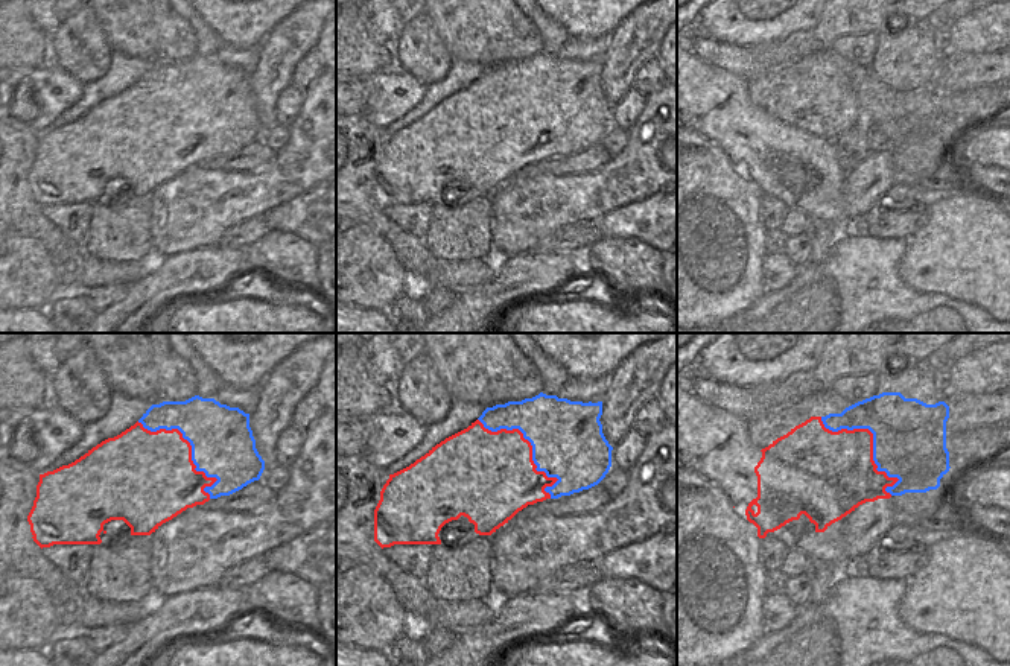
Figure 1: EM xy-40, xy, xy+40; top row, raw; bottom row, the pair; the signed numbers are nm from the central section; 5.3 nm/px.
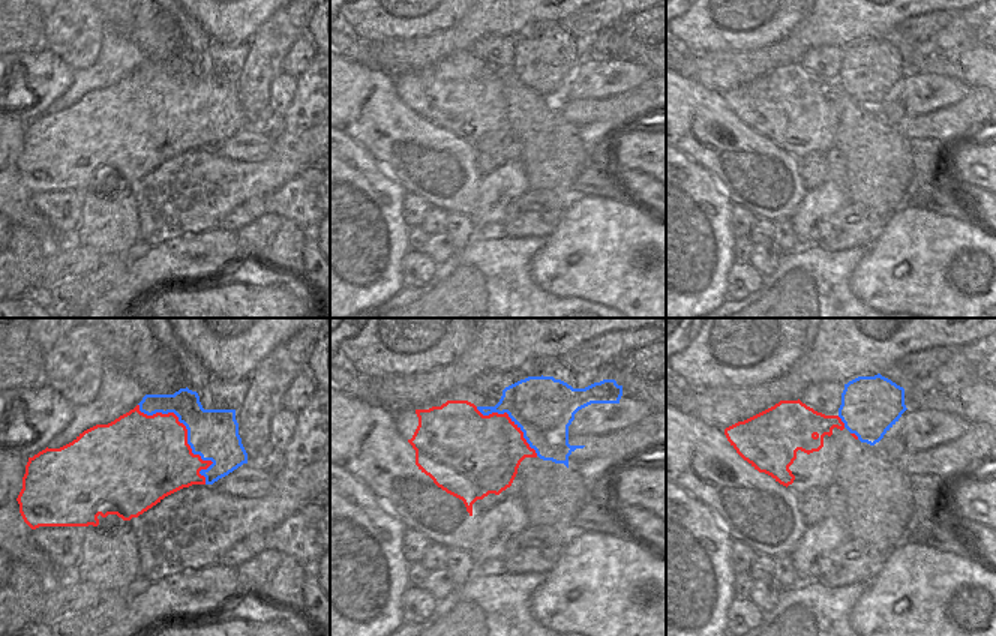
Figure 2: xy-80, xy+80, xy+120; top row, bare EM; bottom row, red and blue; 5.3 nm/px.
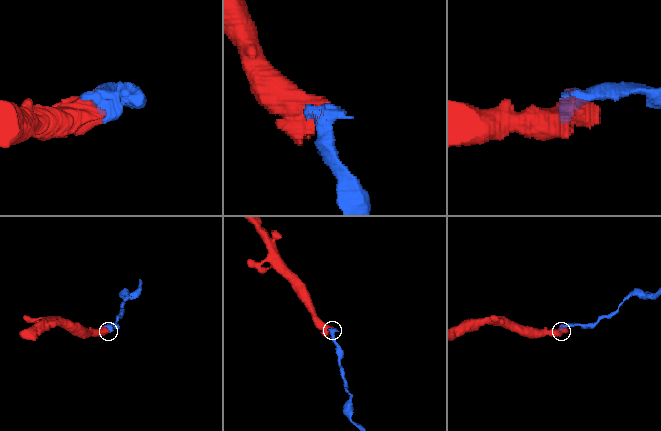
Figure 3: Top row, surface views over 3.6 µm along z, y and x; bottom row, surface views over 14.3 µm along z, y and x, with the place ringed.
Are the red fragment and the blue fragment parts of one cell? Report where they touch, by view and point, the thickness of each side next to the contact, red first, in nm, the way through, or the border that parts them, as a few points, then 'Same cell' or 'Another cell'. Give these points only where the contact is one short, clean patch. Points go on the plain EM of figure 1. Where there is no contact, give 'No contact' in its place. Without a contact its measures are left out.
Touches red at xy+40 (872, 104). Thickness 440 nm (red) against 380 nm. Another cell

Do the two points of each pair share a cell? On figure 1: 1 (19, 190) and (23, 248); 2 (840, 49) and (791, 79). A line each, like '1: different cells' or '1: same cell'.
1: different cells
2: different cells

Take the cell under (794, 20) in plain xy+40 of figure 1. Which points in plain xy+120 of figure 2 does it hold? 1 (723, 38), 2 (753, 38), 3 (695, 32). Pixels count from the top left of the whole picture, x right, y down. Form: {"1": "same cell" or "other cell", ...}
{"1": "other cell", "2": "other cell", "3": "other cell"}

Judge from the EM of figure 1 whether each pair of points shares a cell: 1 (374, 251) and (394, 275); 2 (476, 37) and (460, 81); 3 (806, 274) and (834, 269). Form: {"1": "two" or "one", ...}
{"1": "one", "2": "two", "3": "two"}

